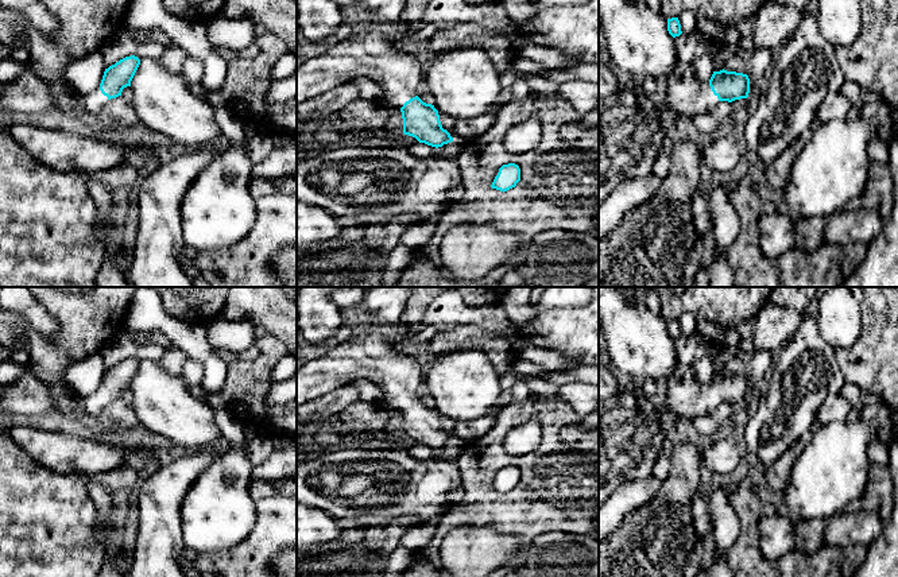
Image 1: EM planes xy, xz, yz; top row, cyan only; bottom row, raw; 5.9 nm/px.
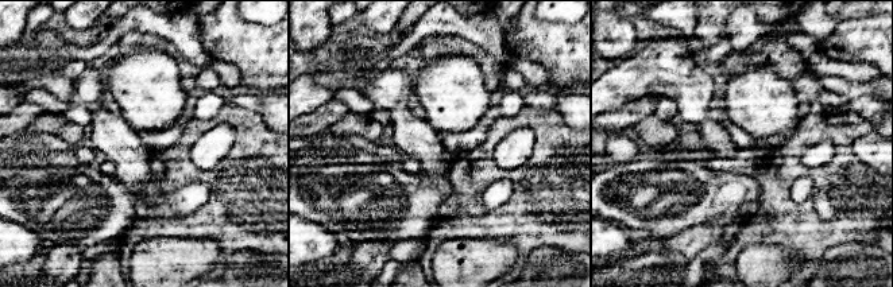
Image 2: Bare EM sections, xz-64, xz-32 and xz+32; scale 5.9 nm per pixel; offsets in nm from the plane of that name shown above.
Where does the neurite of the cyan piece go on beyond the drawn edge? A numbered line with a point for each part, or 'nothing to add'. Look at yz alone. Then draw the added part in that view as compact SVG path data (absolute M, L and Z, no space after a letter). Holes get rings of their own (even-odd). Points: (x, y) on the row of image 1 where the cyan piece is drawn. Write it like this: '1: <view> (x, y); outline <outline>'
1: yz (629, 139); outline M692 66L667 80L663 102L628 109L612 101L599 124L599 202L620 182L653 173L662 142L674 123L711 113L719 104L709 82L701 81Z

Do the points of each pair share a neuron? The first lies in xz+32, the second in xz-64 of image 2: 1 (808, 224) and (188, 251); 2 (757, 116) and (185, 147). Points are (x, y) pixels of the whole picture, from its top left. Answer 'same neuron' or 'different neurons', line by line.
1: different neurons
2: different neurons

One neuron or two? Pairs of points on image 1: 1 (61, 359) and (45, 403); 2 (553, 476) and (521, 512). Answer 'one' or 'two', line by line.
1: two
2: one

